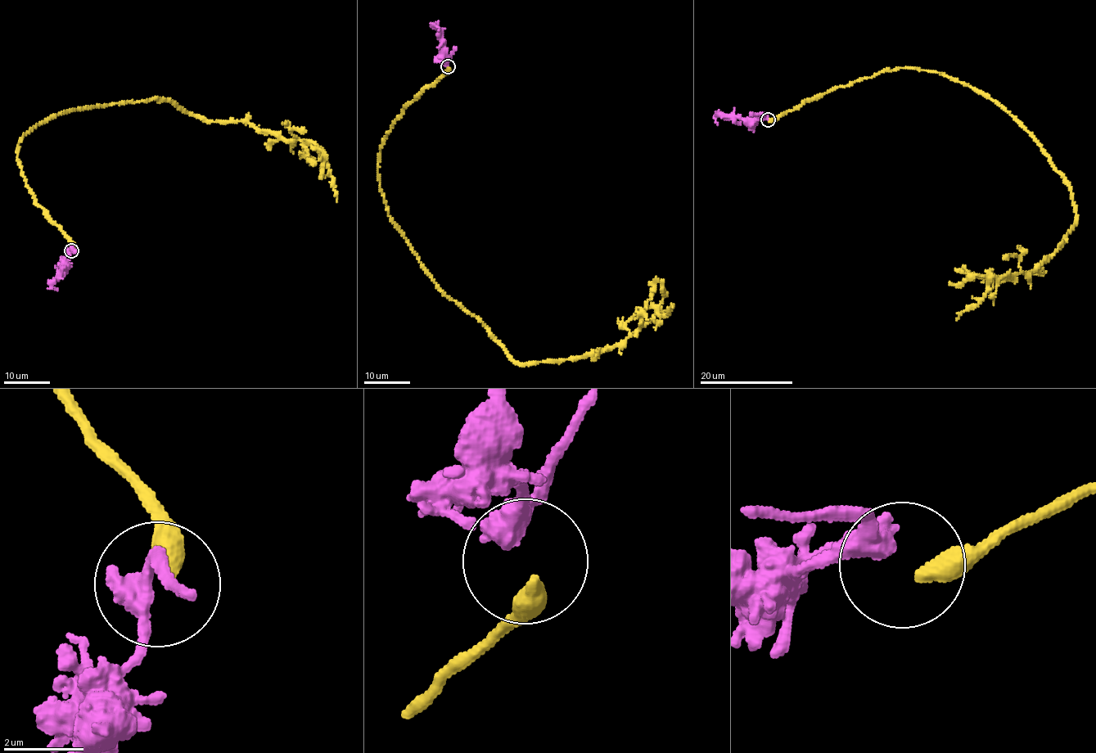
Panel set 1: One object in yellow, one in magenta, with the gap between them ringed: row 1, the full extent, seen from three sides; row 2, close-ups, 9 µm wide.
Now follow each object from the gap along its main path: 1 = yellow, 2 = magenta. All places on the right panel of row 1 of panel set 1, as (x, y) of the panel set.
1: (769, 120), (917, 69), (973, 87), (1033, 137), (1070, 189), (1075, 224), (1035, 271), (994, 277), (956, 320)
2: (766, 119), (758, 118), (754, 121), (723, 115), (716, 116), (718, 124)

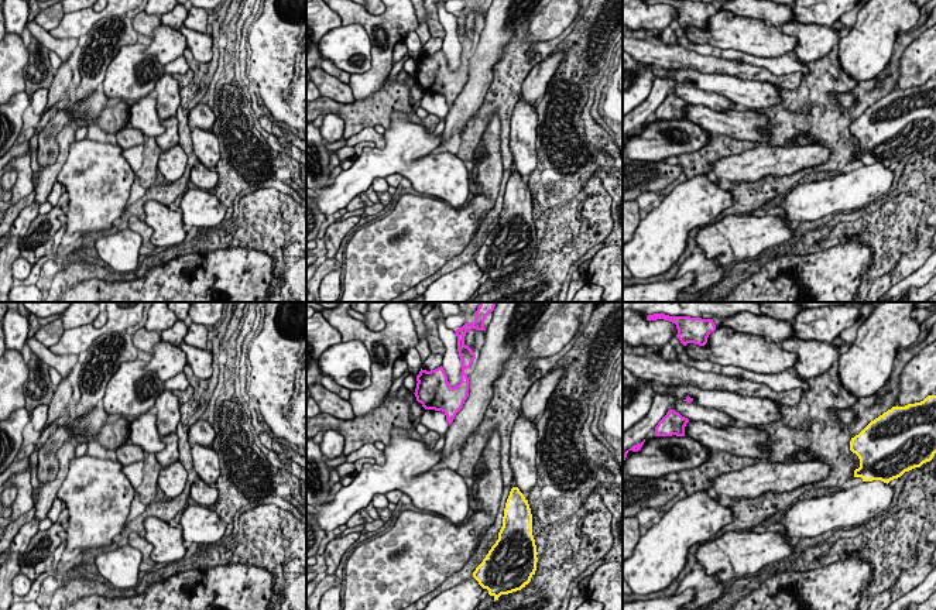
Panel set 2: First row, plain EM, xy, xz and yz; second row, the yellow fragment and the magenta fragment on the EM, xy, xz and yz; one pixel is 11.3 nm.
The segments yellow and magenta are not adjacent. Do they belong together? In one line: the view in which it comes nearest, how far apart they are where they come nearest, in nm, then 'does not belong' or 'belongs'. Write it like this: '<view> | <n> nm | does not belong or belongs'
xz | 1000 nm | does not belong

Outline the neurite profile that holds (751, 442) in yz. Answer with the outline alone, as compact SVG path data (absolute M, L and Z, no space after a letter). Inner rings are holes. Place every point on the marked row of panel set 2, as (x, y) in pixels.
M689 421L685 426L685 435L699 441L713 452L730 452L761 460L771 456L767 449L769 435L748 425L745 428L717 428L703 421Z

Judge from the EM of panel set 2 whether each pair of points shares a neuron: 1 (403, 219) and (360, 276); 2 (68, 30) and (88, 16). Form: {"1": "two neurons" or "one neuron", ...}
{"1": "one neuron", "2": "one neuron"}

